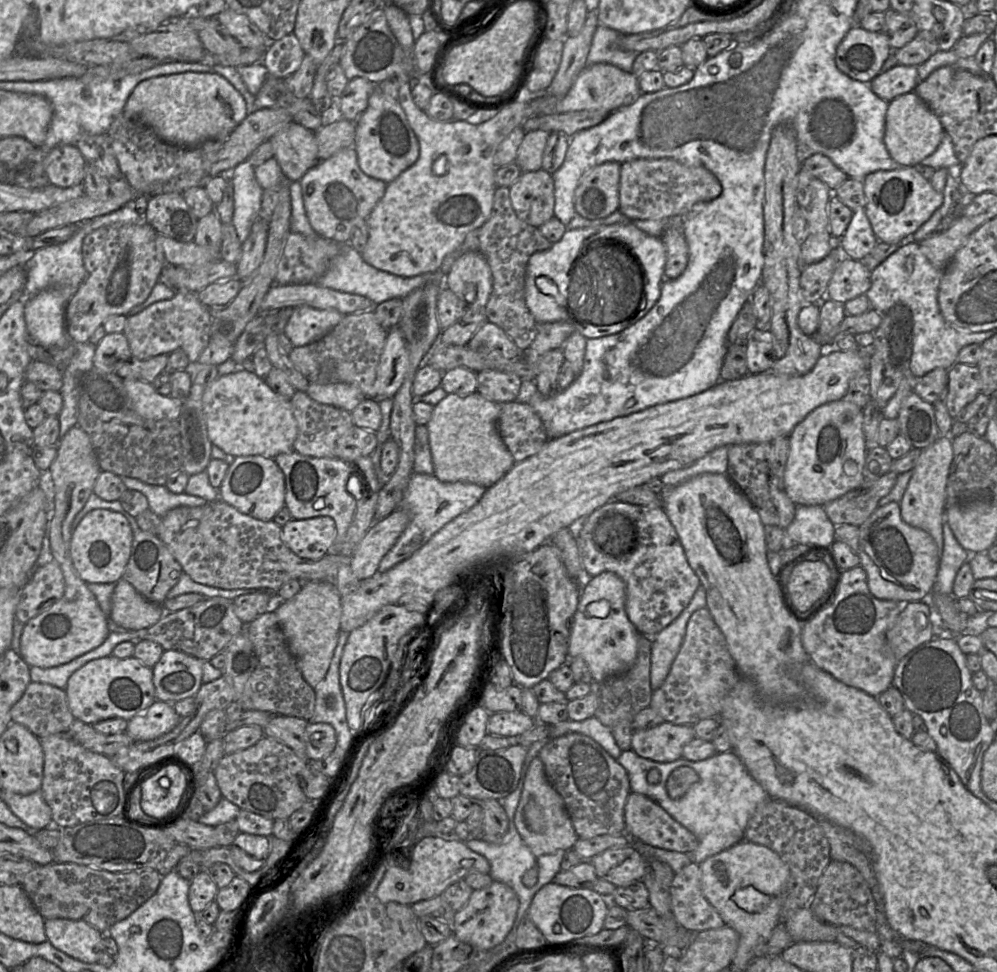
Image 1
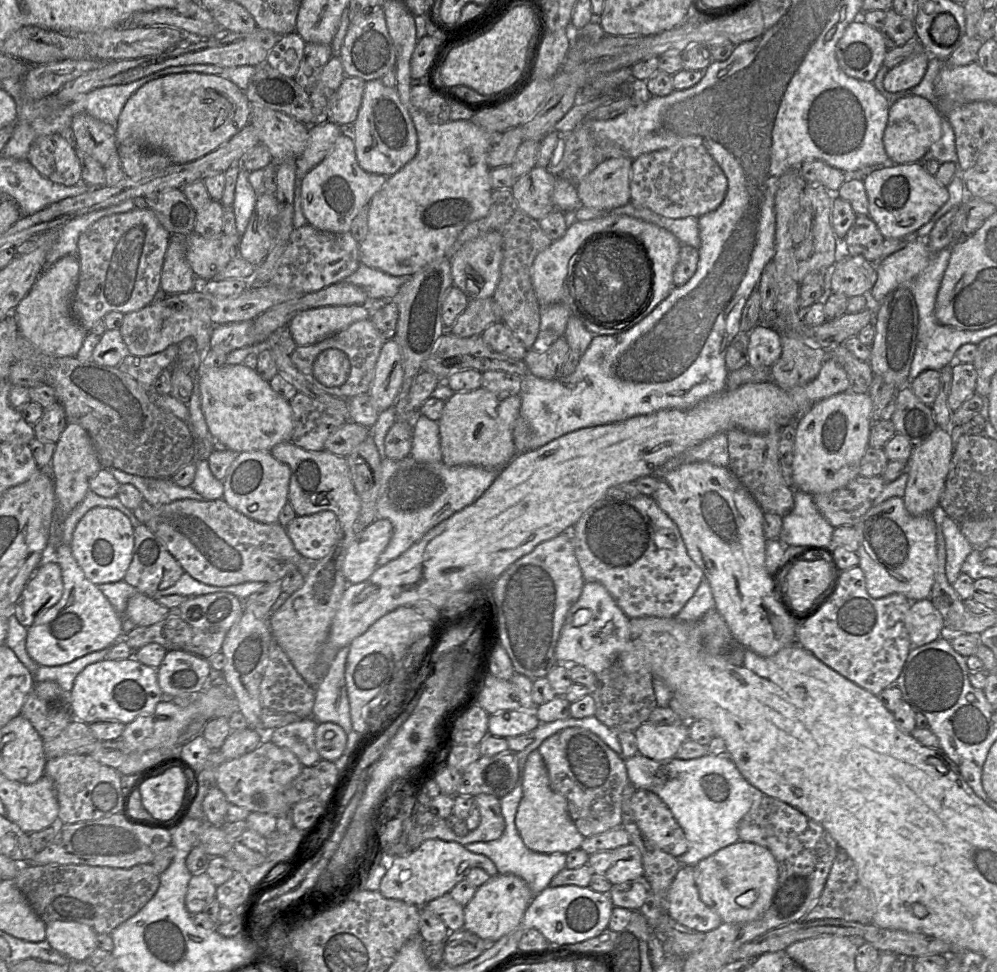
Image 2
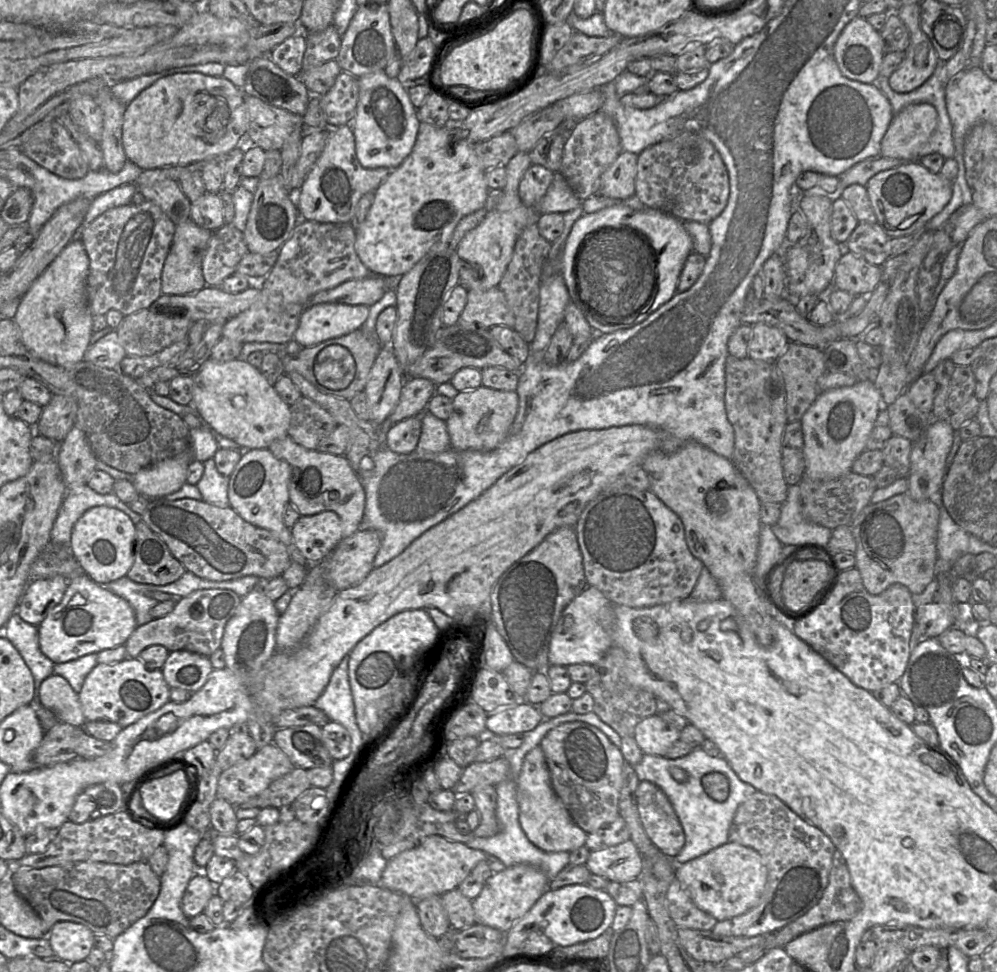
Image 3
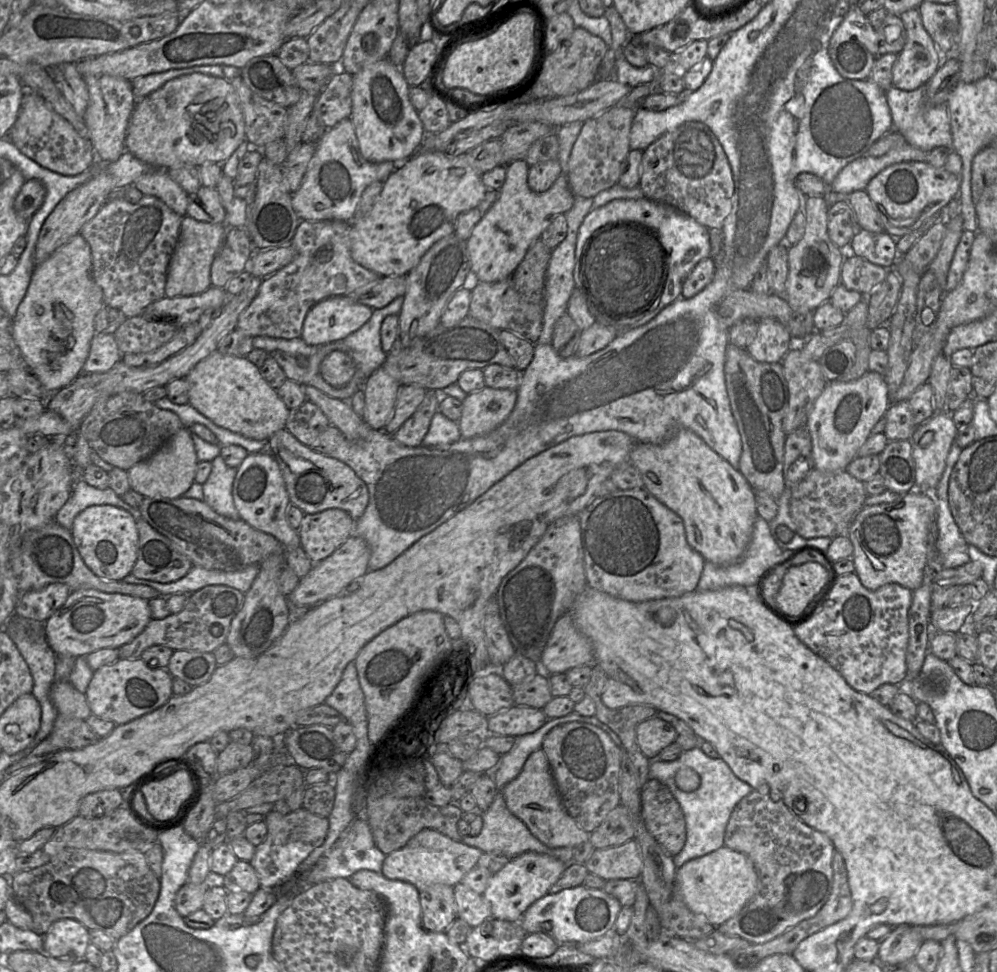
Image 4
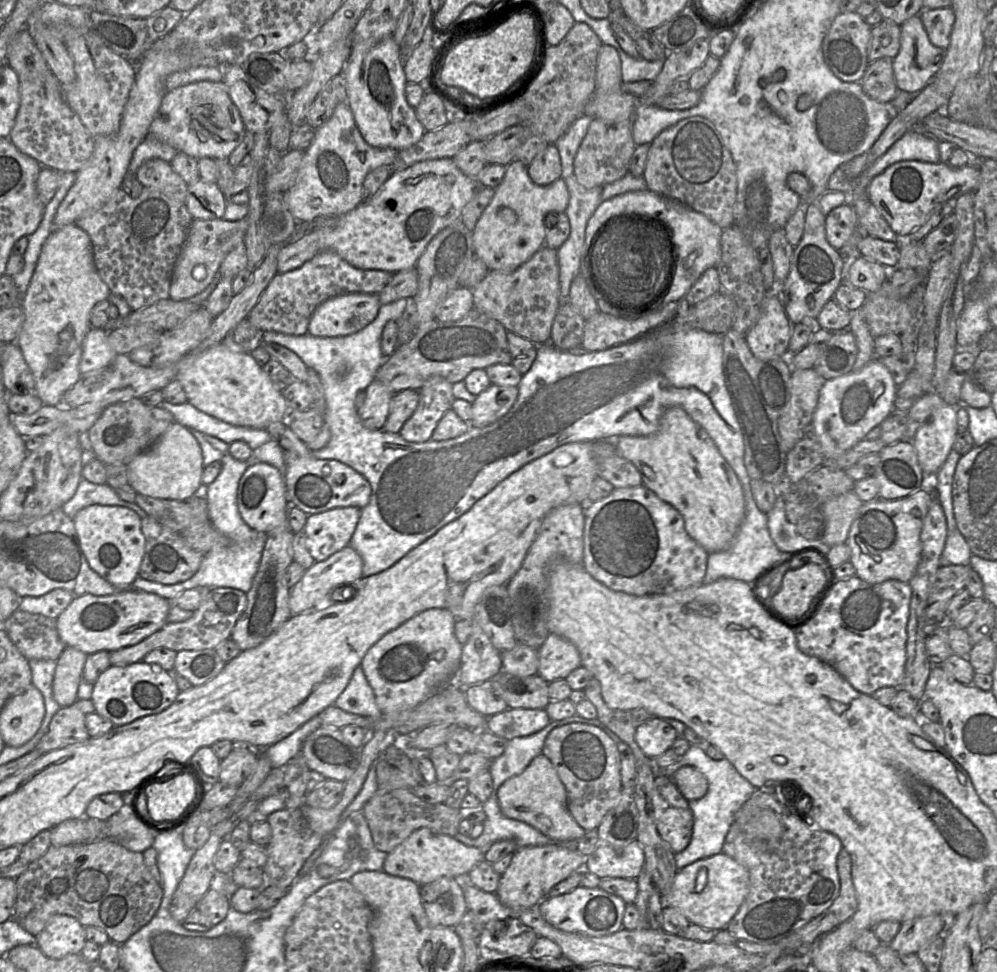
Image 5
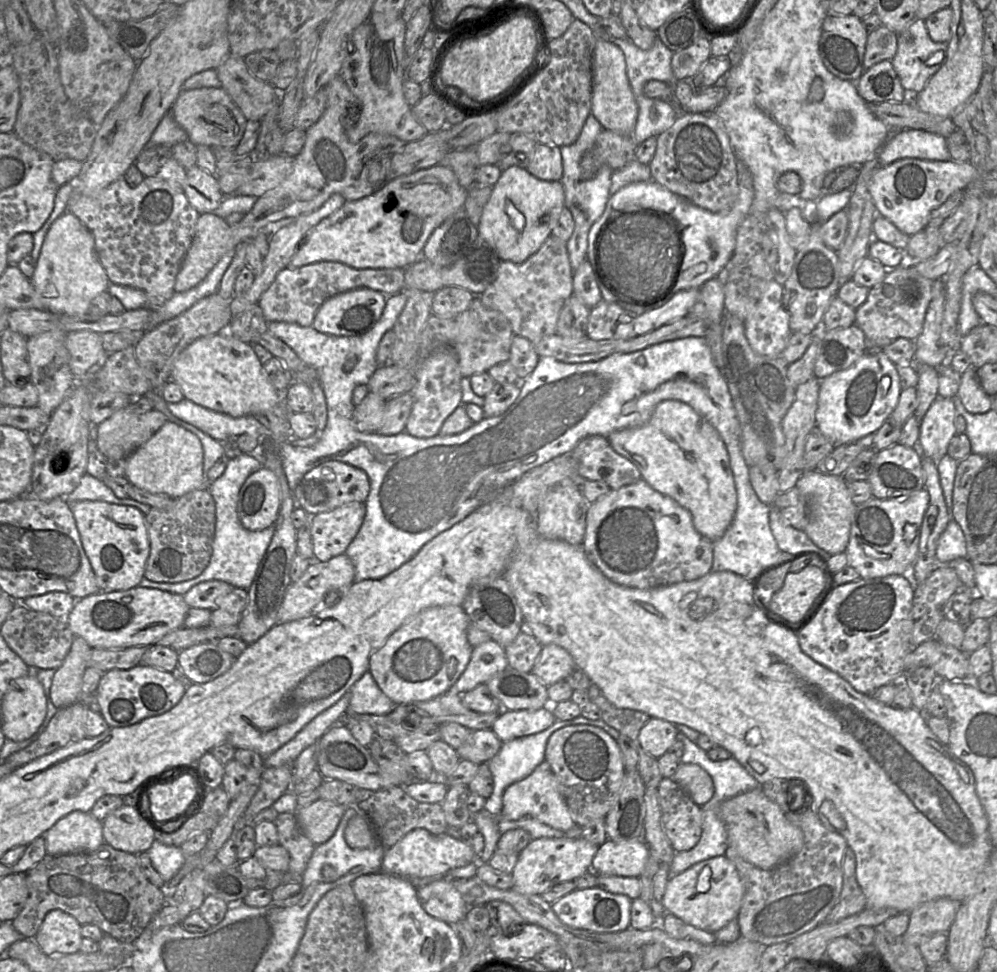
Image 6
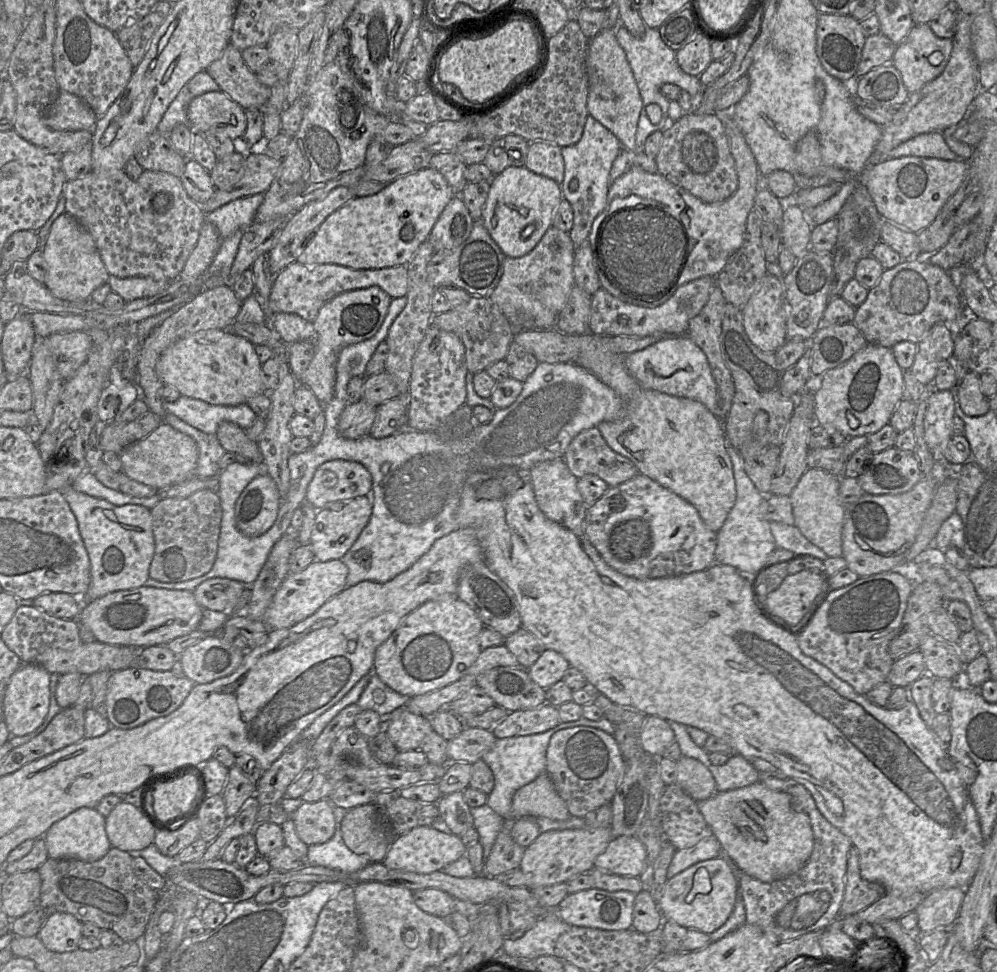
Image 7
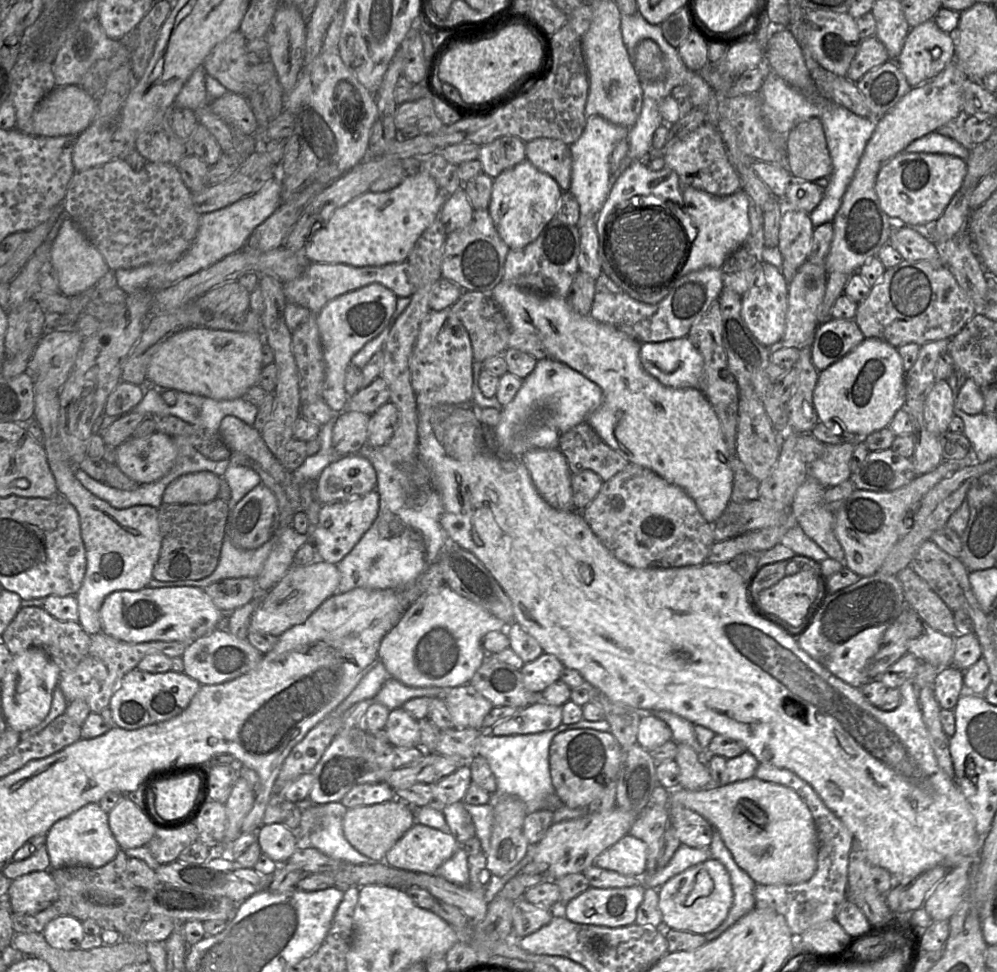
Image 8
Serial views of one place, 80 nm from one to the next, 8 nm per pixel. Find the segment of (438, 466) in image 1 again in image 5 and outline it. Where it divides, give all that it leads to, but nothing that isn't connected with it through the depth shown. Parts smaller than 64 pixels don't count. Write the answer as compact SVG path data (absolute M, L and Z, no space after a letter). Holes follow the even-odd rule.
M491 384L472 403L470 427L482 428L494 423L509 412L517 396L517 386Z

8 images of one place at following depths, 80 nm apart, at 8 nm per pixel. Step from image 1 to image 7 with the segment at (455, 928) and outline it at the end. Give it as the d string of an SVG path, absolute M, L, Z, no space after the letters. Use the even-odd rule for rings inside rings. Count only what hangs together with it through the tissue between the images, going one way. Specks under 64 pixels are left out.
M610 827L596 829L565 829L541 832L524 849L520 870L527 877L527 888L567 883L579 874L594 868L596 857L608 846L614 835Z

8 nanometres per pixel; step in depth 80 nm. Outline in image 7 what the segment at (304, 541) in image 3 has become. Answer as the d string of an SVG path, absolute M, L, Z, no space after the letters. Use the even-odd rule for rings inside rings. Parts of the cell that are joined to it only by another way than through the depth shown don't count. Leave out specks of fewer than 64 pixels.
M370 493L349 501L333 502L318 510L310 541L315 559L322 562L342 559L369 522L372 506Z

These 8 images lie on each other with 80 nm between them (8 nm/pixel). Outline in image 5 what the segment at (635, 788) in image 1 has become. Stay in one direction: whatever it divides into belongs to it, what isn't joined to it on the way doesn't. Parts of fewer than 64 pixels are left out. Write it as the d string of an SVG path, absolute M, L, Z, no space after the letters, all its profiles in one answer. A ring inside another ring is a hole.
M691 745L676 763L657 769L657 772L673 779L673 774L686 765L694 766L705 775L708 781L708 792L700 799L688 800L694 818L693 833L688 846L682 852L675 854L678 870L697 860L722 853L726 835L734 821L734 815L756 790L726 758L713 760L696 745Z

